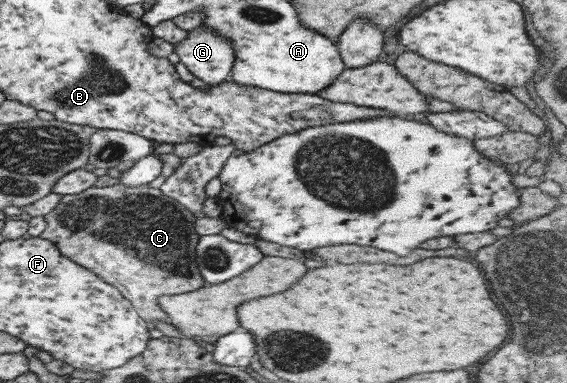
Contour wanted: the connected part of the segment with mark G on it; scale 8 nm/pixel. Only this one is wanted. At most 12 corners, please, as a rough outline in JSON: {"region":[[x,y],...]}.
{"region":[[197,26],[173,49],[205,84],[231,72],[228,38]]}

